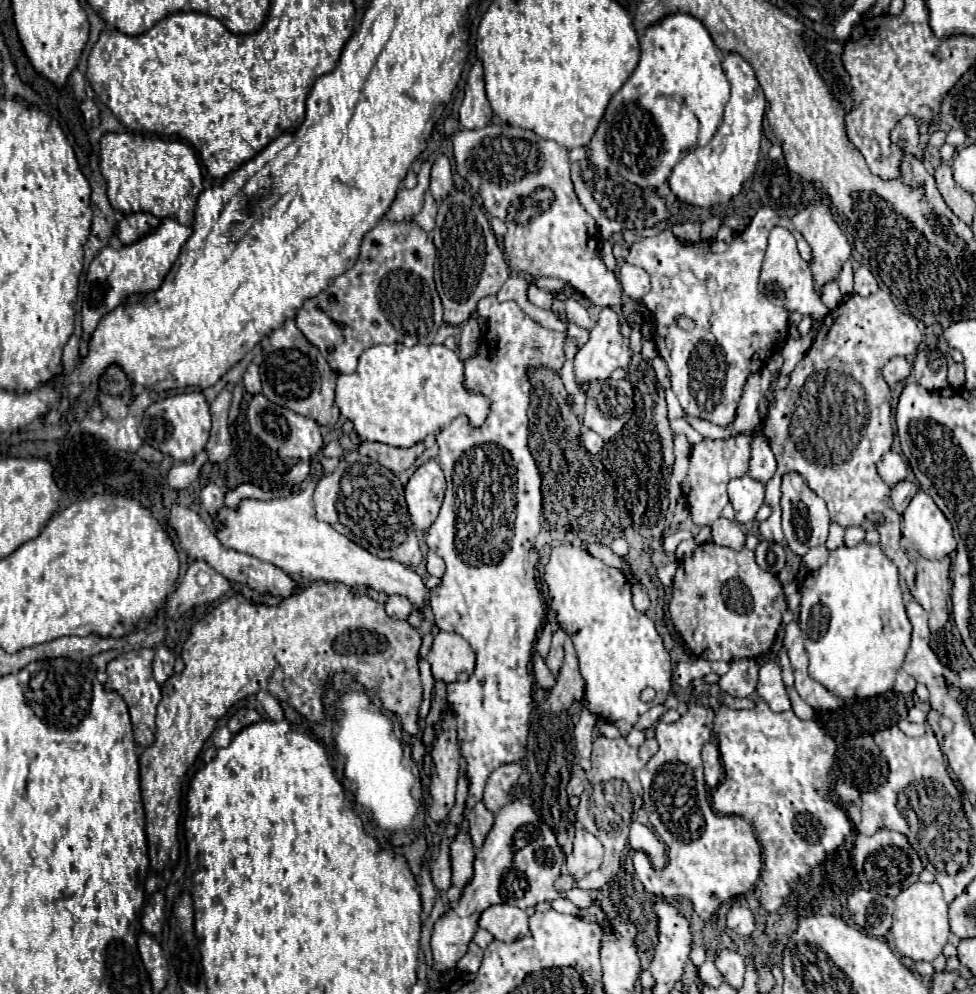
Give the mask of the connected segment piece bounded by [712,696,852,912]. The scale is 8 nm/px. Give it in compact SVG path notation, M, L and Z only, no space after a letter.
M756 696L754 702L756 706L752 710L732 710L724 704L716 710L714 732L720 742L724 778L712 792L712 806L720 814L736 814L752 824L762 846L764 860L760 904L766 912L774 912L790 894L792 884L810 874L812 868L826 858L826 854L834 852L844 842L846 834L852 830L852 822L832 796L830 772L834 768L836 742L822 732L814 720L800 720L792 710L776 714L760 696Z

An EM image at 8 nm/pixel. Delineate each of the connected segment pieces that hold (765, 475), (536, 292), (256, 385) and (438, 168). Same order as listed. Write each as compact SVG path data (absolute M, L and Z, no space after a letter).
M764 436L752 438L752 460L750 460L750 476L768 482L774 472L776 472L777 463L774 460L774 454L768 446L768 440Z
M534 284L528 286L528 300L538 306L538 308L544 308L544 310L550 310L552 308L552 302L554 302L554 294L552 292L546 292Z
M250 364L246 374L244 374L244 388L248 394L258 394L262 392L262 386L260 386L260 376L258 376L258 366L256 364Z
M440 154L434 158L432 162L432 172L430 172L430 192L432 196L440 202L444 196L448 196L448 192L454 188L452 182L452 170L450 170L450 160Z

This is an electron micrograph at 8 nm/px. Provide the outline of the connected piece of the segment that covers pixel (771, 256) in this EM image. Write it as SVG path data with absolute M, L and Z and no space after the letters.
M776 226L768 236L768 250L764 256L762 272L760 272L760 290L762 294L776 306L784 306L790 312L800 312L804 316L812 316L814 320L822 320L828 314L828 308L820 300L814 290L814 278L808 262L804 262L796 250L796 240L790 230Z

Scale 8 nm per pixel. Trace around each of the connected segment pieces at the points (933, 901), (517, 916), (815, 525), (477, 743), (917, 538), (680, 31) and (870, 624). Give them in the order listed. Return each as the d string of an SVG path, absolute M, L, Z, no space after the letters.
M916 882L910 888L902 890L894 898L894 914L892 914L892 940L900 956L912 958L916 962L932 962L936 956L942 954L942 948L948 940L950 926L948 926L948 906L942 898L942 888L940 884L924 884Z
M510 904L490 906L480 916L480 928L488 930L496 940L512 942L528 934L528 914Z
M796 472L784 476L782 480L782 528L784 528L784 540L788 542L792 552L798 556L804 556L808 548L824 544L828 538L828 524L830 524L830 516L828 516L824 500L820 500L808 488L802 476L798 476Z
M486 296L478 302L478 308L476 308L476 314L486 318L486 334L482 336L482 348L478 348L478 352L464 360L464 388L476 392L476 394L482 394L488 402L490 402L490 414L488 418L484 420L482 426L474 428L470 422L468 422L468 416L458 416L456 420L450 422L450 426L444 426L440 428L438 436L436 436L436 442L440 446L440 454L438 454L438 460L440 460L440 466L446 474L446 482L448 482L448 488L446 488L446 498L444 498L444 504L440 508L440 514L438 518L434 520L434 524L428 528L428 532L424 532L424 540L428 544L428 548L432 552L436 552L444 562L446 562L446 572L442 576L442 582L430 590L430 608L434 612L434 618L436 618L436 626L440 630L446 630L446 632L456 632L460 636L464 636L472 648L476 650L476 670L474 674L466 680L466 682L452 682L448 684L448 704L452 706L454 714L456 714L456 724L458 724L458 740L460 740L460 748L462 748L462 756L466 758L468 762L468 780L470 780L470 792L468 792L468 800L466 800L466 808L472 808L472 804L476 804L478 800L482 800L482 790L484 790L484 784L486 784L486 778L490 776L492 770L496 770L498 766L502 764L512 764L512 762L518 762L522 756L524 756L524 746L526 746L526 738L528 738L528 728L530 728L530 712L532 712L532 706L534 706L534 700L532 700L532 686L534 686L534 678L532 678L532 672L530 672L530 664L532 664L532 654L534 654L534 644L536 644L536 638L538 638L538 630L542 626L542 620L544 620L544 598L536 586L536 564L538 564L538 552L534 550L534 540L540 532L540 516L542 516L542 490L540 490L540 484L542 484L542 478L540 478L540 472L538 472L538 466L528 450L528 404L530 404L530 376L536 368L546 368L546 370L554 370L554 372L560 372L560 368L564 366L566 362L566 354L564 354L564 342L566 338L572 338L576 342L576 346L584 346L588 342L588 330L576 326L574 322L570 320L564 320L566 324L566 332L556 332L556 330L550 330L550 328L544 328L540 326L536 320L532 320L528 314L524 314L524 310L514 302L514 300L508 300L508 302L498 302L496 296Z
M918 490L902 516L904 538L908 538L924 558L942 558L956 550L950 522L926 492Z
M670 14L658 24L646 28L640 38L640 62L634 74L610 100L604 120L590 140L590 160L596 166L616 172L632 184L642 188L658 188L670 176L676 162L684 156L688 148L704 146L714 136L720 126L724 106L728 102L728 80L722 72L722 54L714 46L708 30L688 14Z
M860 542L856 546L844 544L830 550L828 562L806 576L800 594L802 604L798 622L810 658L808 674L842 698L870 698L888 692L894 686L896 670L902 666L908 650L912 626L902 602L898 568L884 554L884 550L878 544L868 542Z

